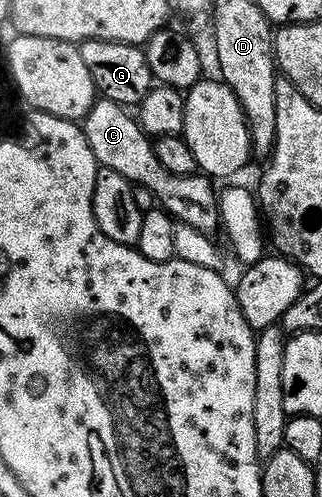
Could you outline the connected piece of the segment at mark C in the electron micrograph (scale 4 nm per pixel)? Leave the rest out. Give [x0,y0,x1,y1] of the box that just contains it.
[82,97,221,233]

